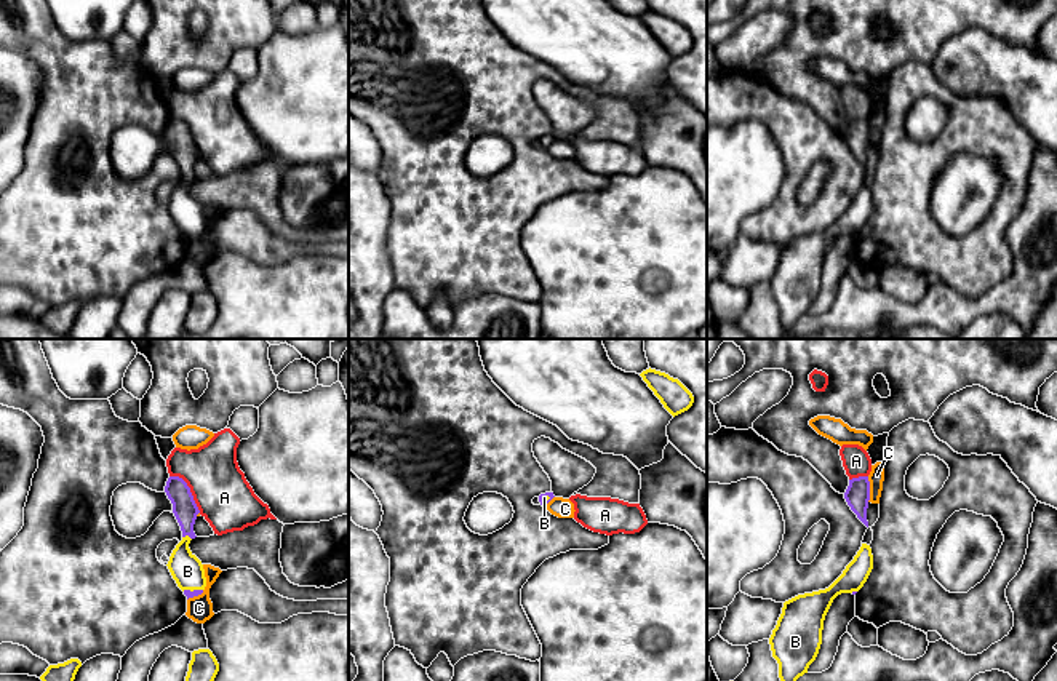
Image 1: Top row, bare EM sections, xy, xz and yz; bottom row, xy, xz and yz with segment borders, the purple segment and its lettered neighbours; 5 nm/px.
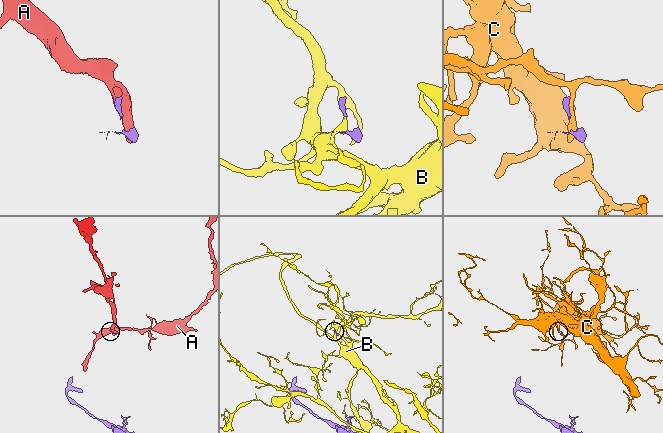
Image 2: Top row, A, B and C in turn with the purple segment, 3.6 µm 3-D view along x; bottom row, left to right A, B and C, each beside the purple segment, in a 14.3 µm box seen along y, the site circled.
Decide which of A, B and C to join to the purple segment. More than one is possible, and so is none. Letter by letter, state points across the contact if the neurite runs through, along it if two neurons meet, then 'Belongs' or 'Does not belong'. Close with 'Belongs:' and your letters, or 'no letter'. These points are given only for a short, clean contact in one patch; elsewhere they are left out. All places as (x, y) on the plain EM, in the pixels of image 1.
A: Does not belong
B: Does not belong
C: Does not belong
Belongs: no letter

